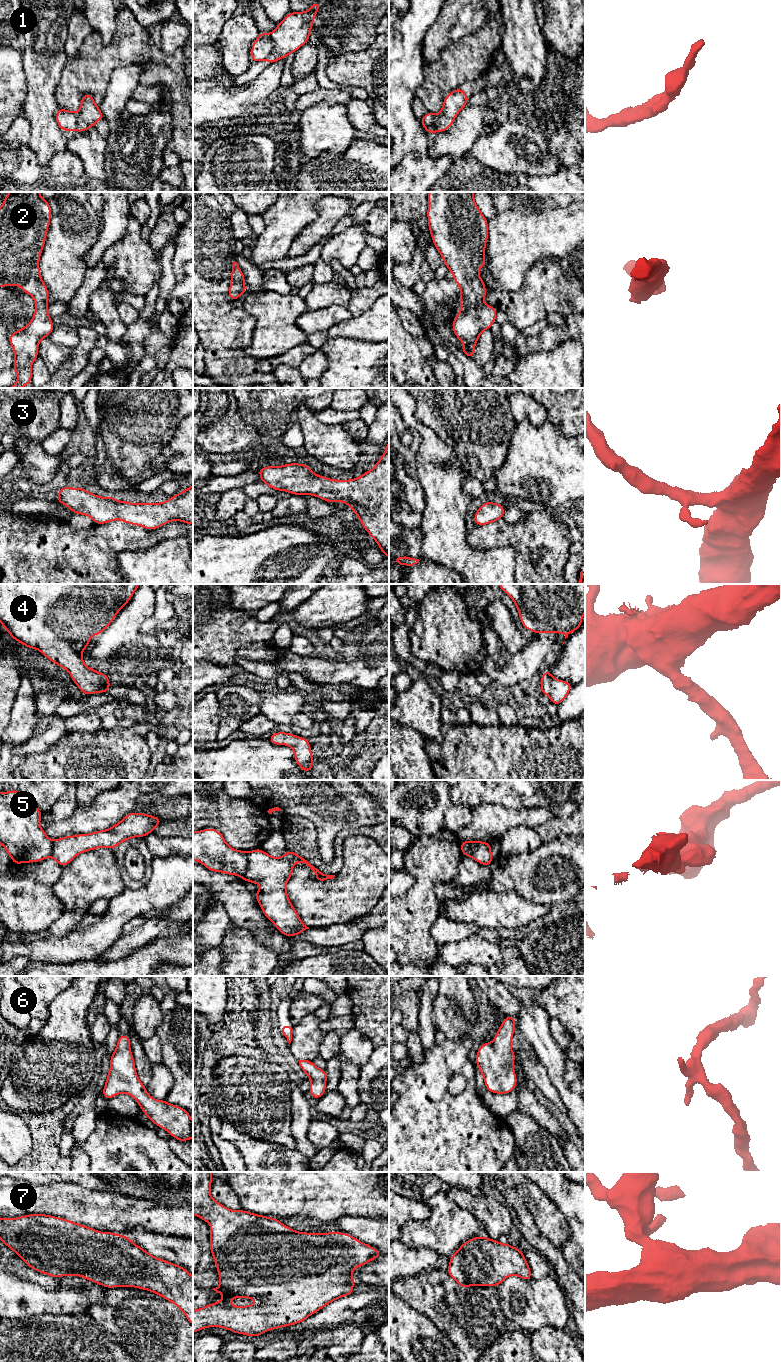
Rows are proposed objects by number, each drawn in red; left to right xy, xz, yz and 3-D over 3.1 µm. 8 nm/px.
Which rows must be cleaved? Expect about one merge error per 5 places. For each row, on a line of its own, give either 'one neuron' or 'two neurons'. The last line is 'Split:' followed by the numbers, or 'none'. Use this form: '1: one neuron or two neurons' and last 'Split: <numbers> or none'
1: two neurons
2: one neuron
3: one neuron
4: one neuron
5: two neurons
6: one neuron
7: one neuron
Split: 1, 5

